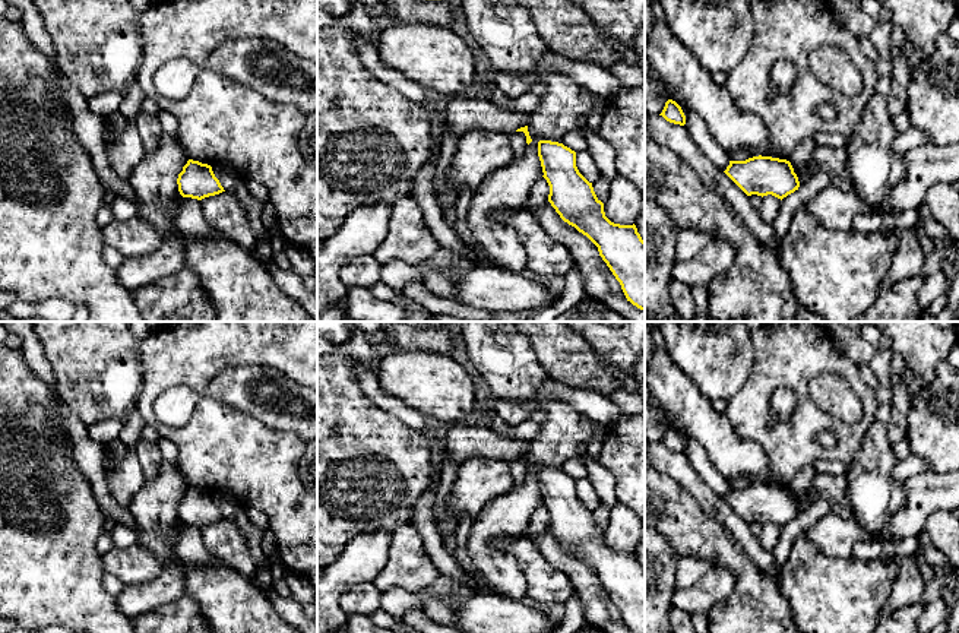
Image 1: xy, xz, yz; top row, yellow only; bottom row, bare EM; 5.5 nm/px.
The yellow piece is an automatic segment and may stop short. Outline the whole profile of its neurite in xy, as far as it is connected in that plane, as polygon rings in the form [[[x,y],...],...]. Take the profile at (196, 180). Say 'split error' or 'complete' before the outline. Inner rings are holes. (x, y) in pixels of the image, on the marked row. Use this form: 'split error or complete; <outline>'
complete; [[[189,159],[183,167],[177,184],[183,197],[197,200],[225,192],[219,180],[215,177],[212,167],[193,159]]]

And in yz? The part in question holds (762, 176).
complete; [[[753,156],[746,161],[729,161],[724,171],[747,196],[772,194],[784,199],[800,187],[789,161],[772,156]]]

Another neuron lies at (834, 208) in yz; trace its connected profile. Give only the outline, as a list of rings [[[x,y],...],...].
[[[829,186],[806,202],[807,212],[826,230],[846,231],[858,213],[871,212],[855,192]]]

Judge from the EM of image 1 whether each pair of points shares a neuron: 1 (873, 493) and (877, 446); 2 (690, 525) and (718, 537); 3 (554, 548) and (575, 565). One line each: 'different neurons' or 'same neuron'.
1: same neuron
2: same neuron
3: same neuron

